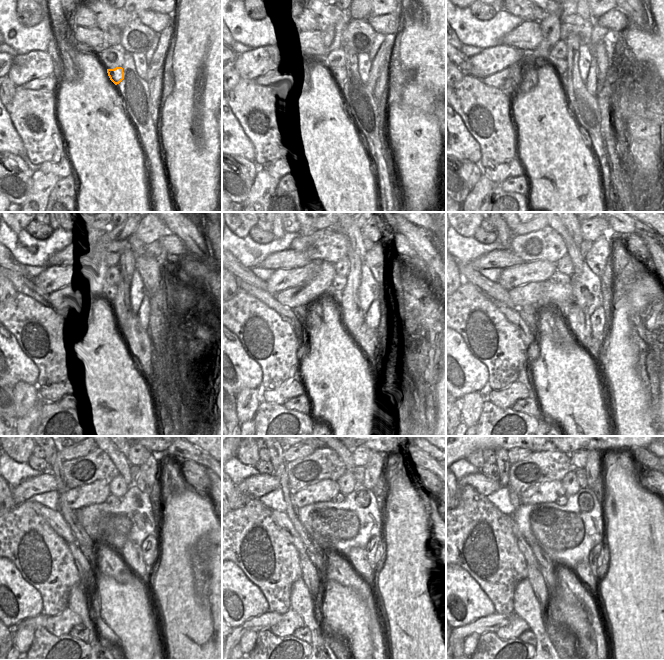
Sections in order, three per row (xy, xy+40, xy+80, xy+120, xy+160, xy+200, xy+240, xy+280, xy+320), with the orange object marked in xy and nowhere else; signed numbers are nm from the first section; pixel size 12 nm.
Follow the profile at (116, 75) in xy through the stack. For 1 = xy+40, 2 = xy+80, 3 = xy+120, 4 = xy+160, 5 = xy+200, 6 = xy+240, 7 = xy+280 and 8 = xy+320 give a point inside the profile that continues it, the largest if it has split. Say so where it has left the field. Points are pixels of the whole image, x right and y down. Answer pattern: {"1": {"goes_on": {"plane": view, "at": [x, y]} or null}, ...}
{"1": {"goes_on": {"plane": "xy+40", "at": [340, 74]}}, "2": {"goes_on": {"plane": "xy+80", "at": [559, 67]}}, "3": {"goes_on": {"plane": "xy+120", "at": [110, 290]}}, "4": {"goes_on": {"plane": "xy+160", "at": [338, 284]}}, "5": {"goes_on": {"plane": "xy+200", "at": [558, 277]}}, "6": {"goes_on": {"plane": "xy+240", "at": [112, 500]}}, "7": {"goes_on": {"plane": "xy+280", "at": [338, 498]}}, "8": {"goes_on": {"plane": "xy+320", "at": [561, 501]}}}

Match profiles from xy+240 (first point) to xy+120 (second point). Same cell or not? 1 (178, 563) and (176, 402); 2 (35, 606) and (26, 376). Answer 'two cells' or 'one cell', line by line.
1: one cell
2: one cell

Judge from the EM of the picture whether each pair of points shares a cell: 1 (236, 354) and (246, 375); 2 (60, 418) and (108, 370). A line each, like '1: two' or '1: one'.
1: one
2: two

